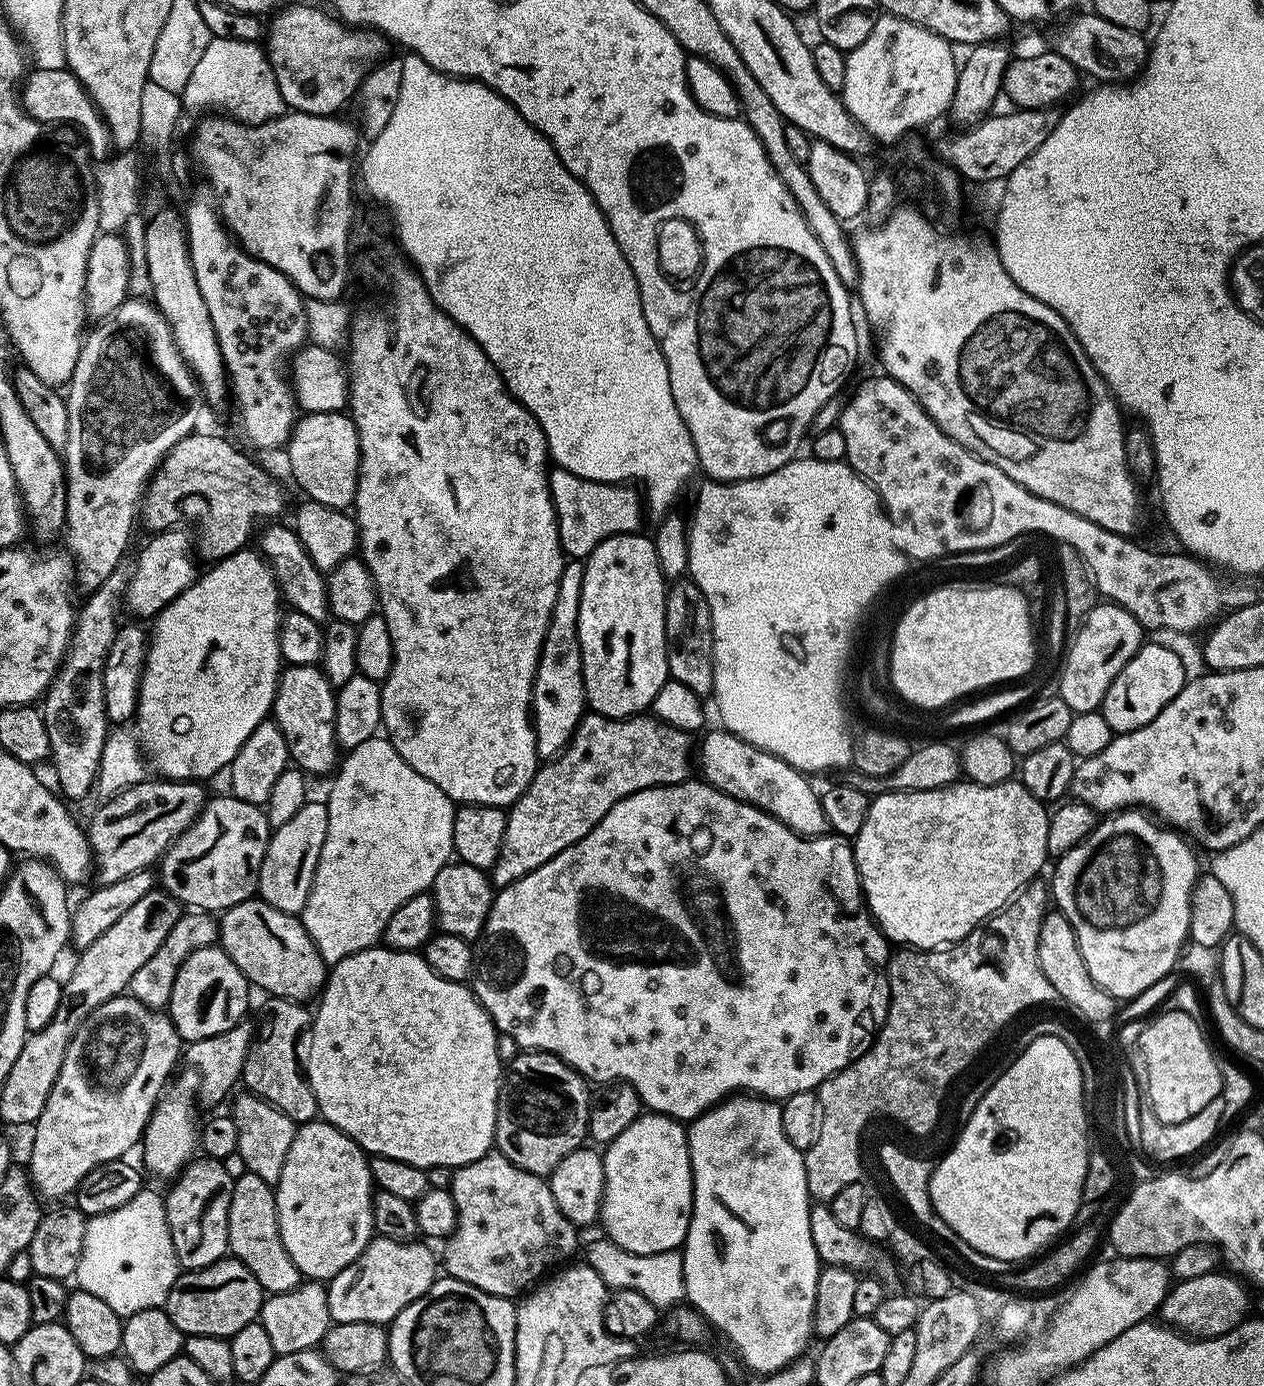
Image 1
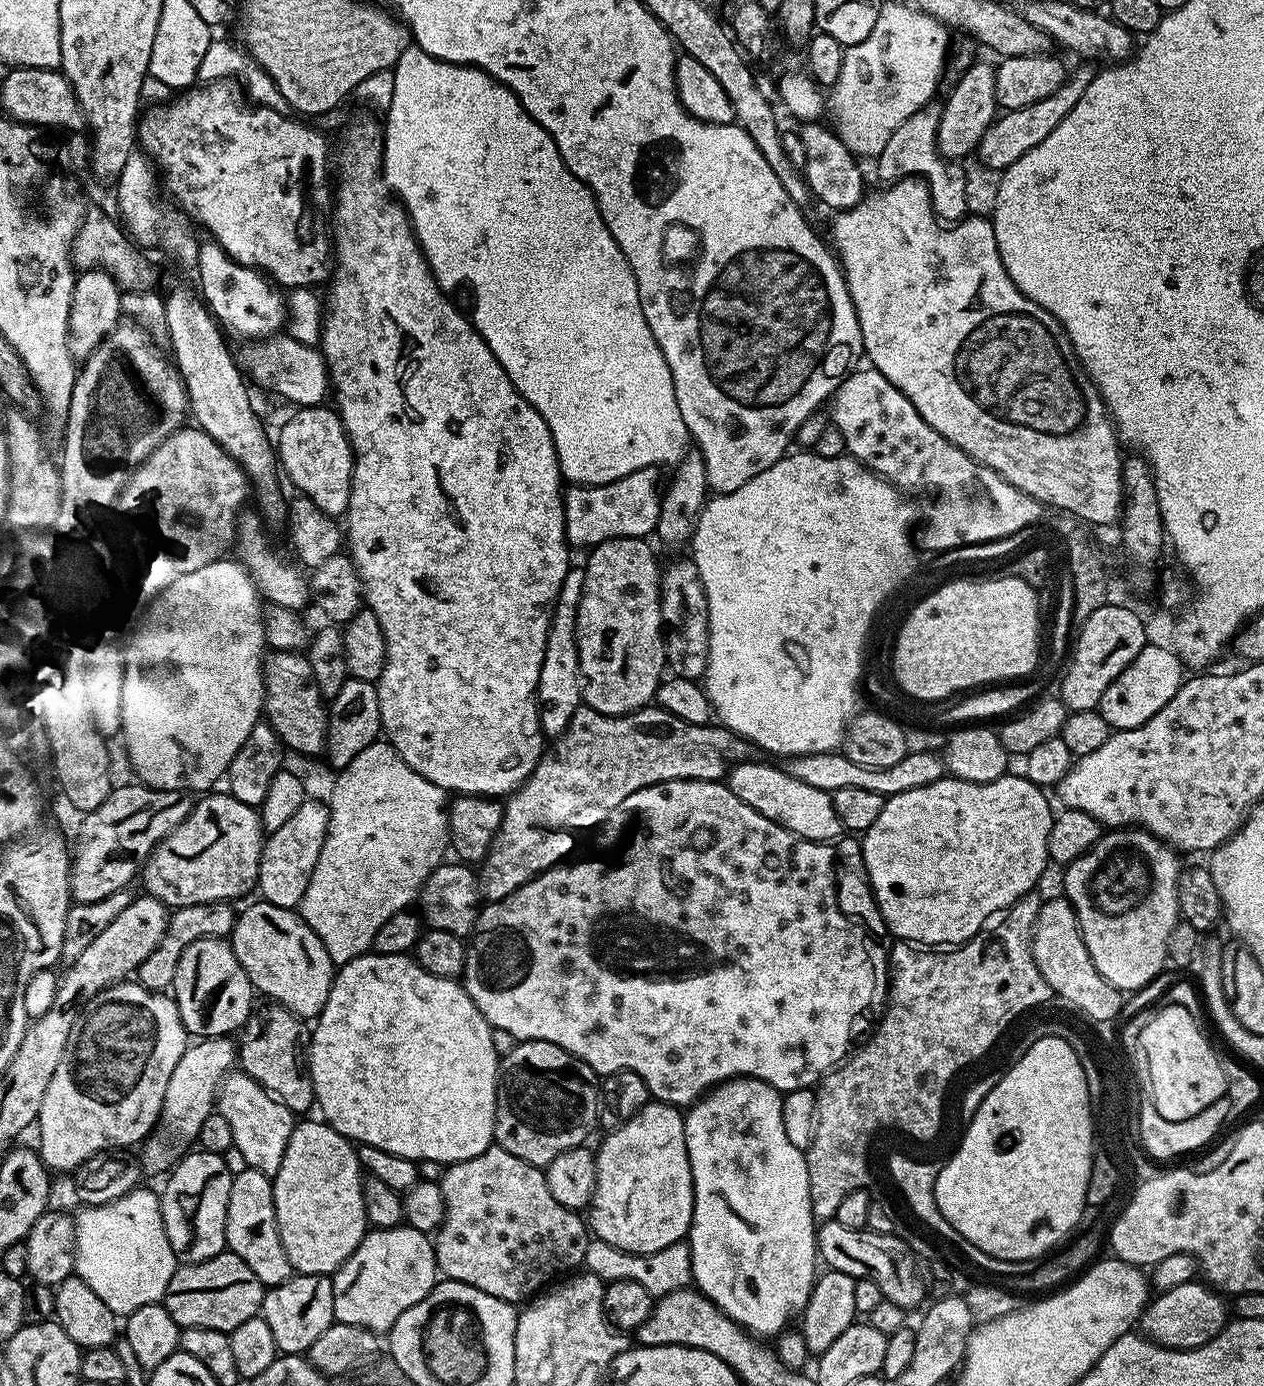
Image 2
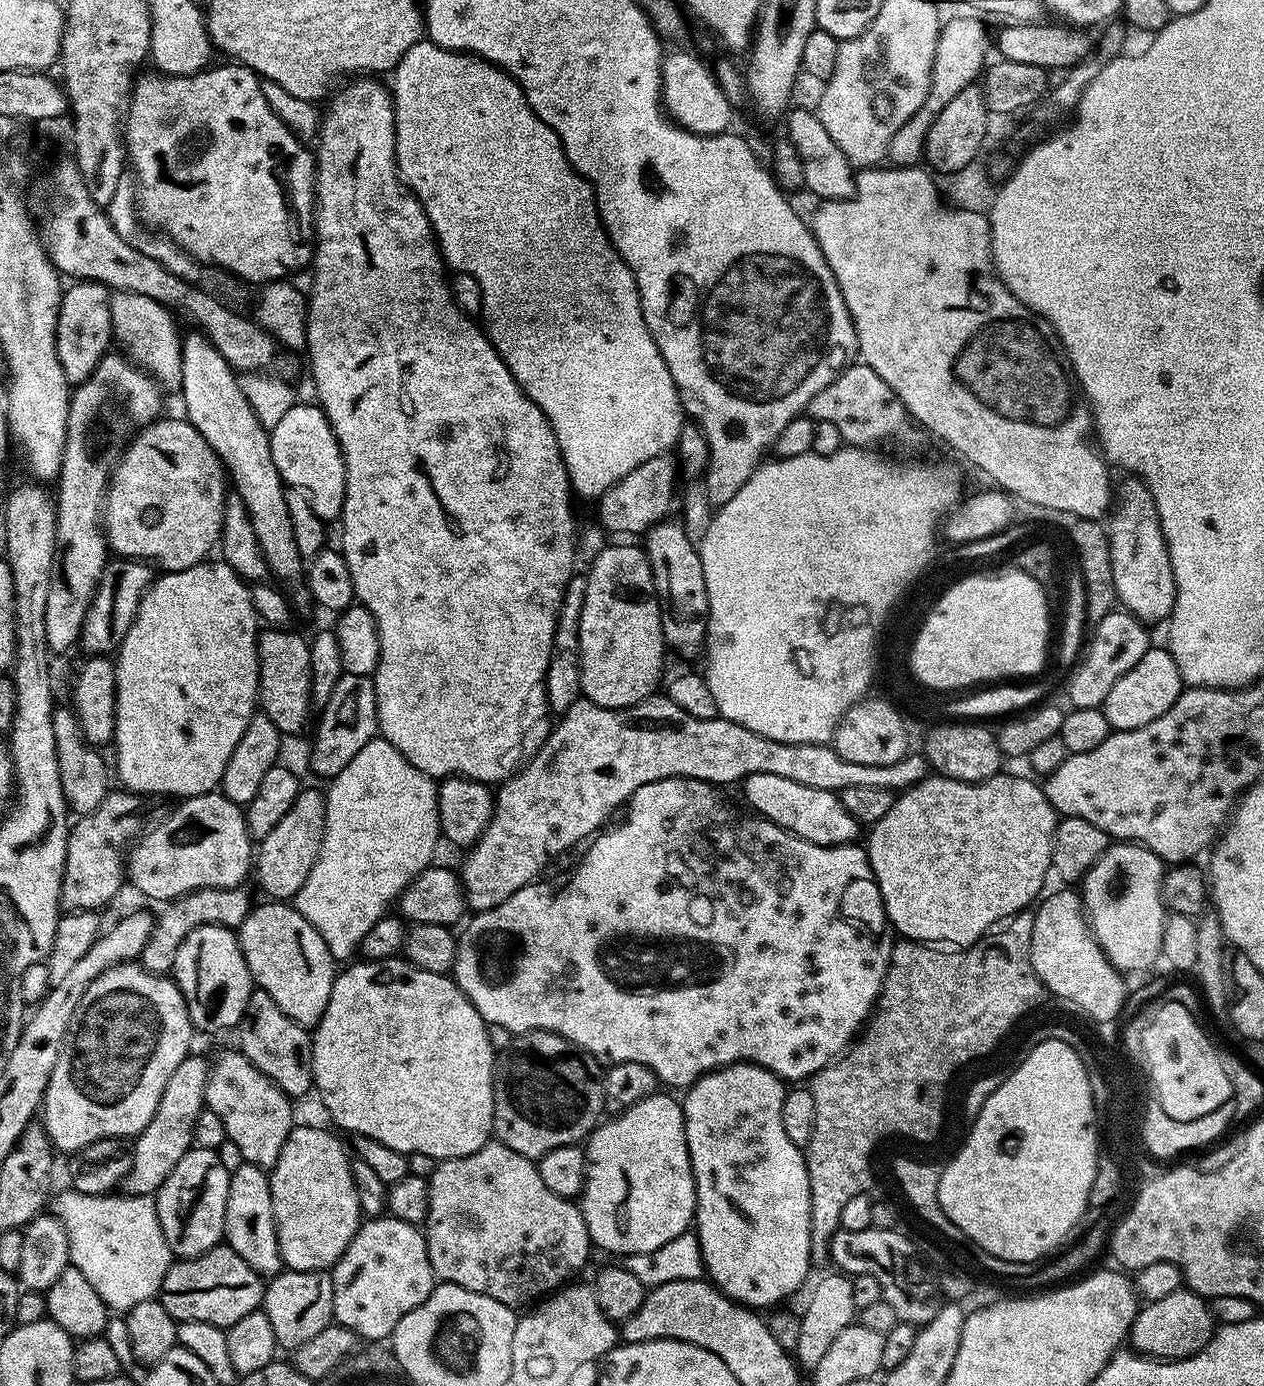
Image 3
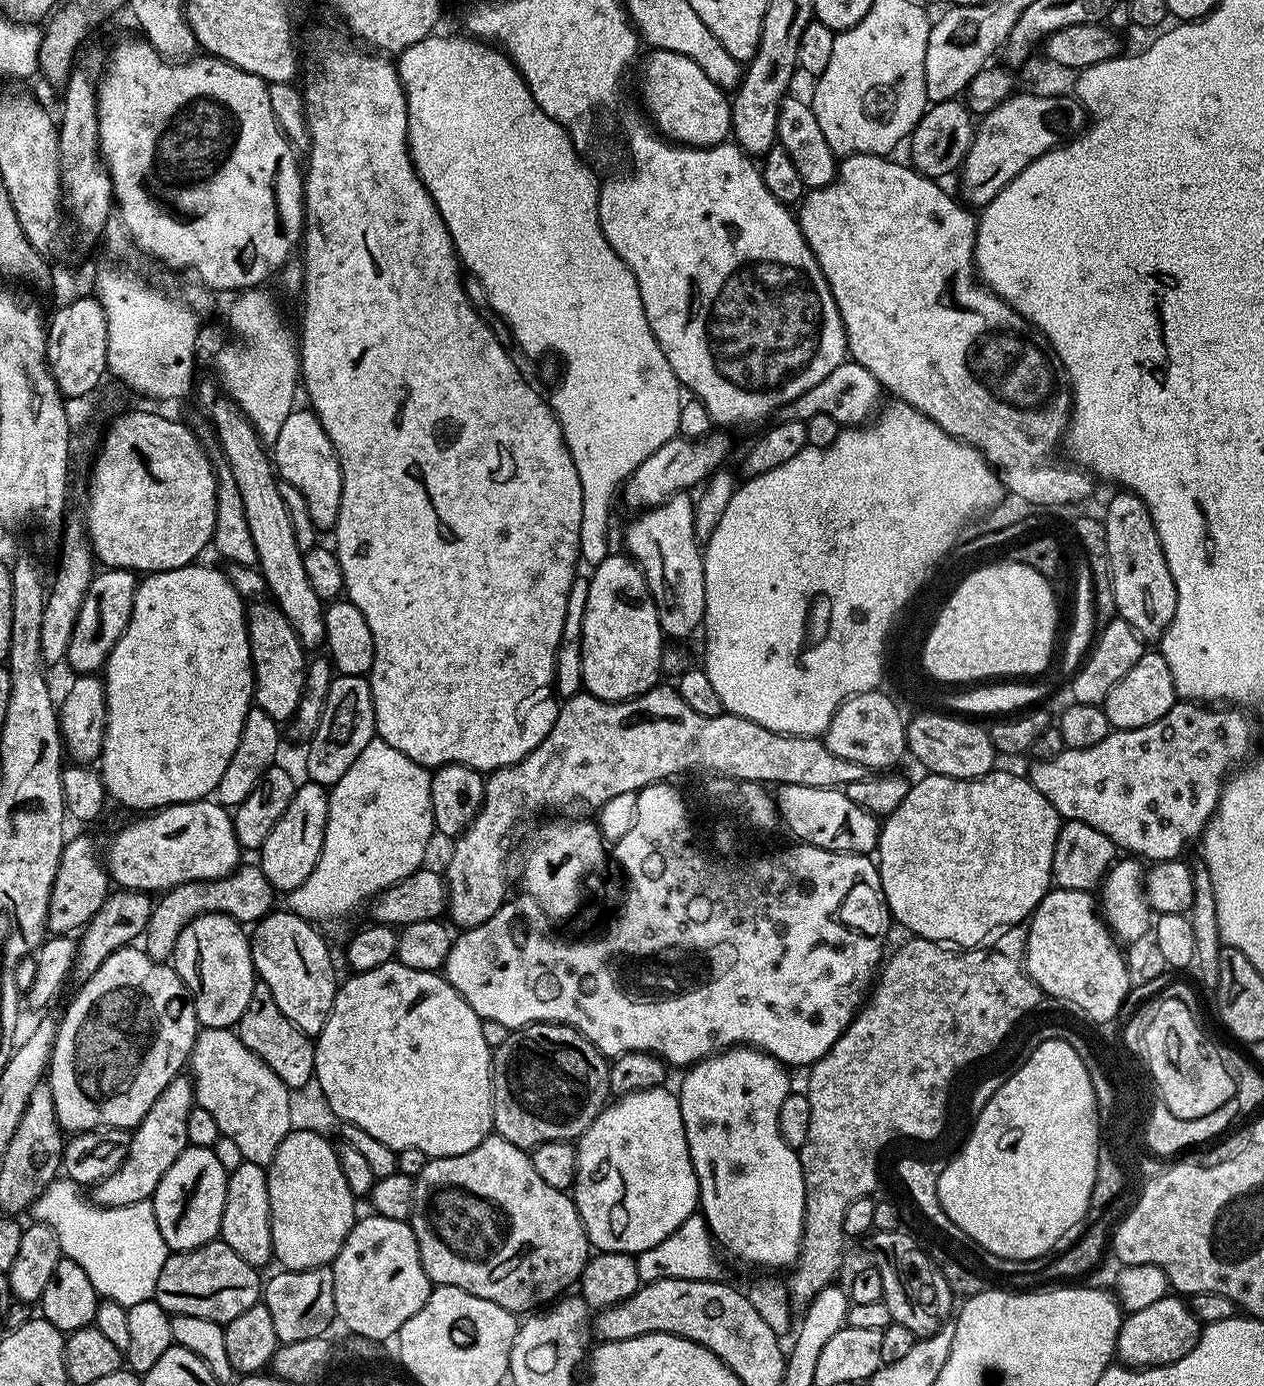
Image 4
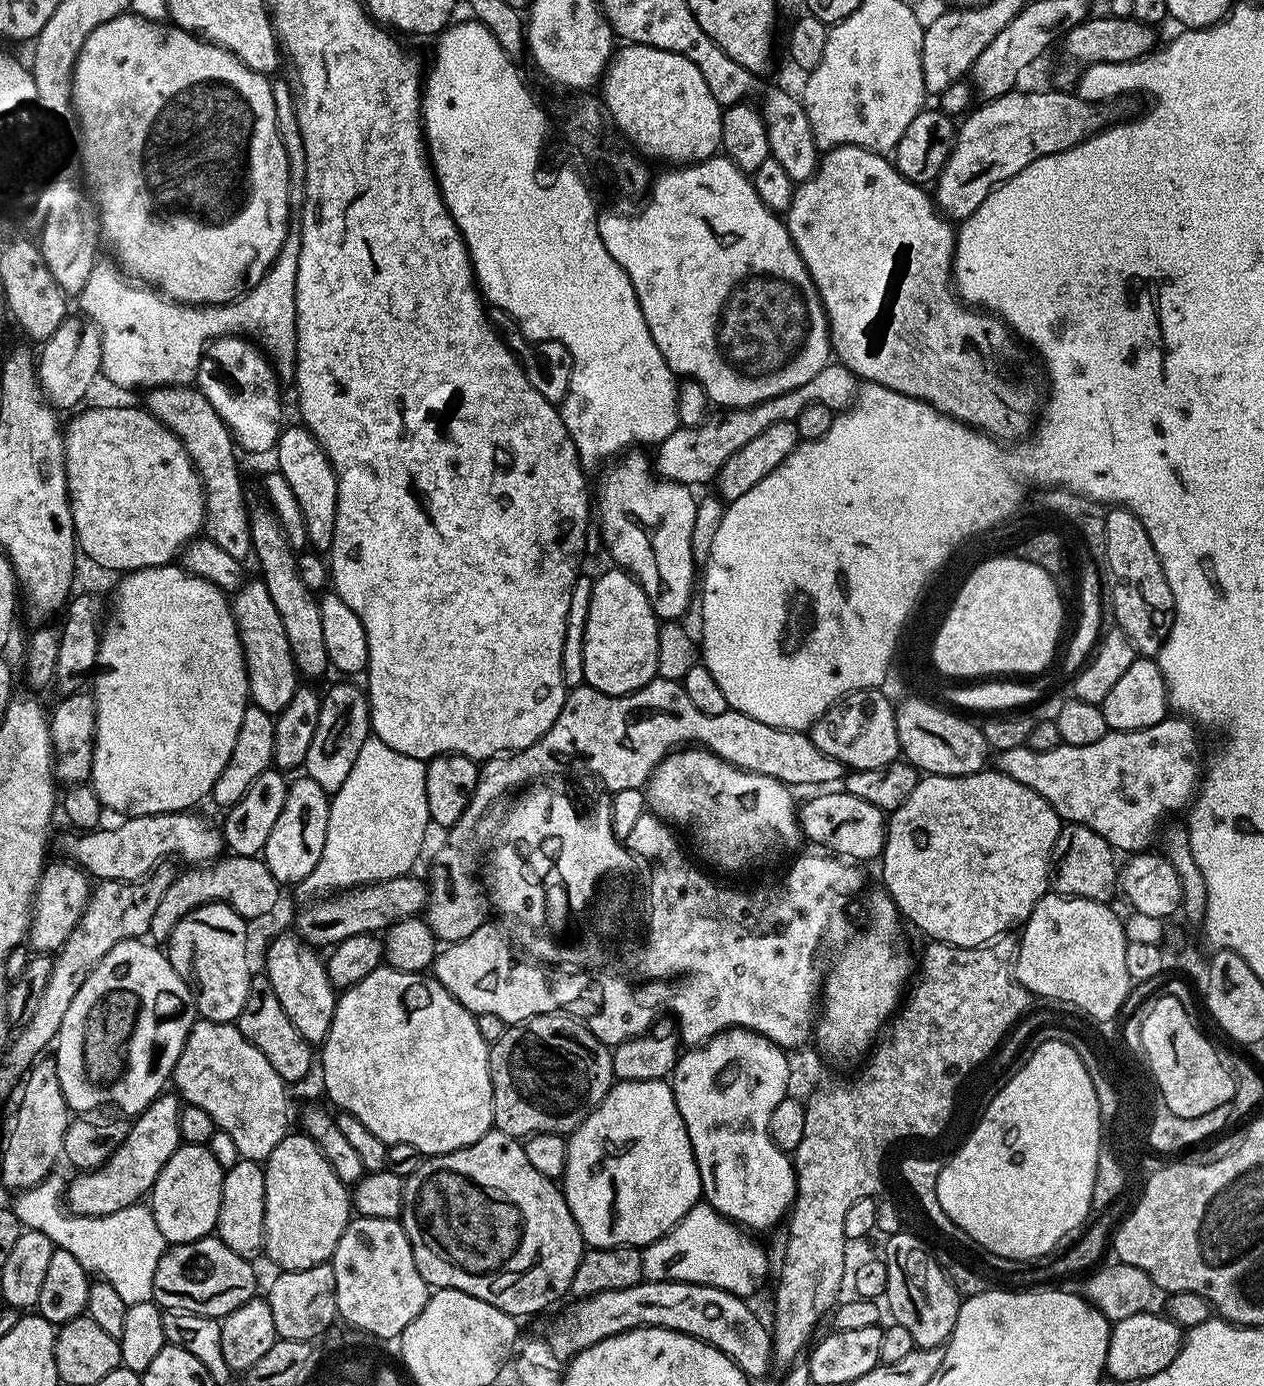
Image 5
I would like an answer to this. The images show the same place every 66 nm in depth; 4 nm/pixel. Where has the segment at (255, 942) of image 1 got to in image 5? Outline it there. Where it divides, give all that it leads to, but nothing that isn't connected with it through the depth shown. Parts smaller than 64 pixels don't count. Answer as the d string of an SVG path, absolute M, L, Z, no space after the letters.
M295 934L276 936L268 948L268 961L263 971L274 986L278 1000L282 1002L282 1010L286 1010L286 1018L294 1022L294 1030L298 1030L298 1034L302 1034L308 1044L320 1046L328 1037L338 992L328 980L325 961L316 952L319 951L313 950Z

